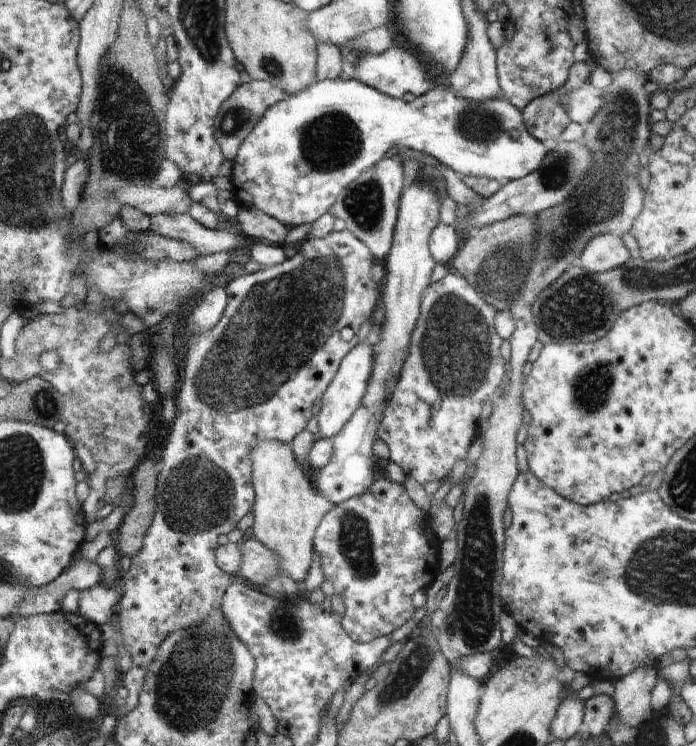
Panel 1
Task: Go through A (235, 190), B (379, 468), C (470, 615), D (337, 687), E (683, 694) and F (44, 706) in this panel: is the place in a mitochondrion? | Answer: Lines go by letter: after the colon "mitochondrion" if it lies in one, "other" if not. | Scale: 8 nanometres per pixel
A: other
B: other
C: mitochondrion
D: other
E: other
F: other

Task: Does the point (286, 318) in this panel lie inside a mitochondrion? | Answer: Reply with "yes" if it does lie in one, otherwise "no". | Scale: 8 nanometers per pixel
yes

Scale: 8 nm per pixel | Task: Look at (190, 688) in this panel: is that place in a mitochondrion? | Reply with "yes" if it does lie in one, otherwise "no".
yes

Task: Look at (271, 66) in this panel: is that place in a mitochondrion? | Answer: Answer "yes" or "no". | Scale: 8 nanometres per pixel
yes

